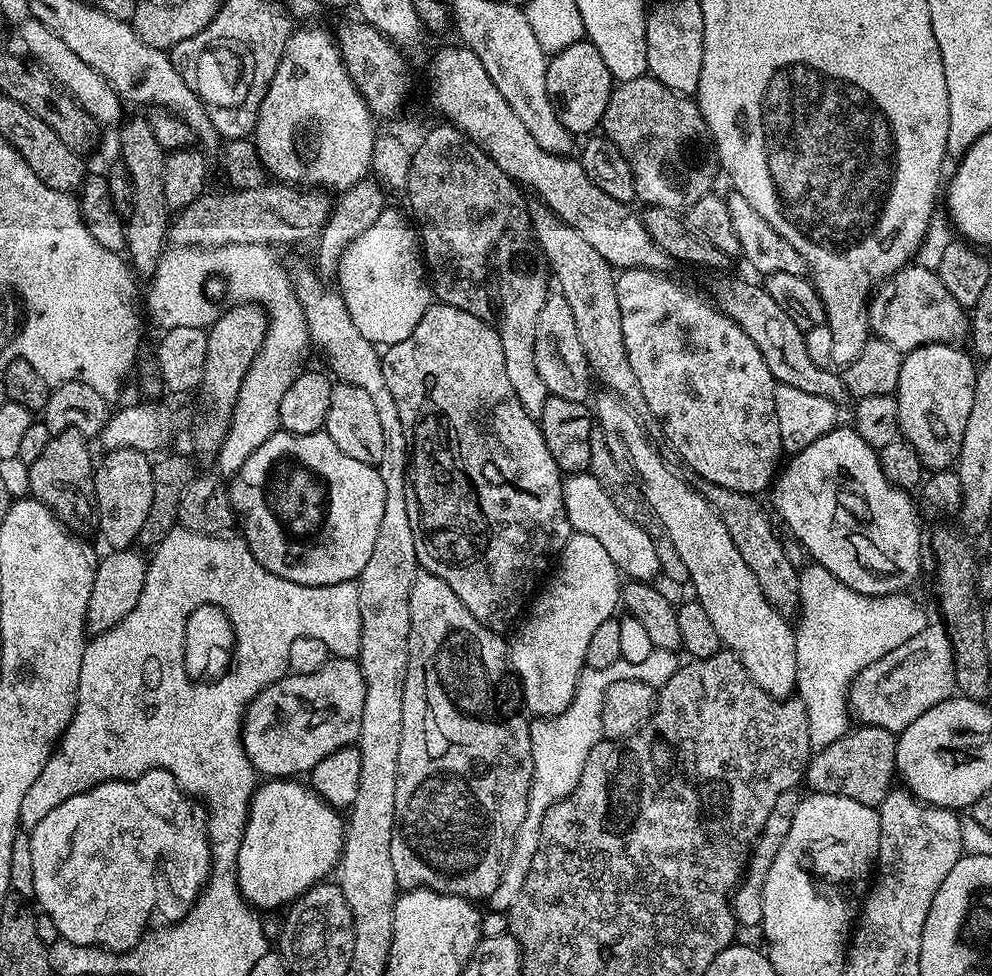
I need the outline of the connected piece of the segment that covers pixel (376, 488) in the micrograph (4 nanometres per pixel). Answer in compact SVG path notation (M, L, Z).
M277 430L270 438L266 438L266 442L262 442L262 446L258 446L258 450L254 450L254 454L250 454L246 458L246 462L242 462L235 472L236 477L233 478L232 484L230 480L226 488L228 502L236 514L239 527L244 527L242 539L247 544L249 552L254 554L254 558L263 568L270 570L270 574L306 586L326 586L347 580L355 581L359 577L366 562L370 562L370 553L374 551L374 538L378 538L378 526L382 526L382 510L386 502L386 490L382 486L379 467L366 462L358 462L347 454L342 454L342 450L338 450L338 446L334 446L334 438L330 438L328 433L323 430L314 434L294 434Z

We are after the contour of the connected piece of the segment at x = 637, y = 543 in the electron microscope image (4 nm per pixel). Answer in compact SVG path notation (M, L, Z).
M572 474L564 480L564 509L573 533L595 538L625 577L636 582L652 582L655 576L661 575L656 542L651 534L616 509L610 494L602 490L600 483L591 474Z

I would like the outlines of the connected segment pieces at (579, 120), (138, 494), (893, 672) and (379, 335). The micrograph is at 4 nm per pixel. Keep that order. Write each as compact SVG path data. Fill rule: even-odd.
M581 38L577 44L559 49L549 59L546 70L548 97L562 126L566 126L566 130L570 130L577 137L587 137L592 134L587 132L600 128L600 119L606 112L606 102L610 102L613 87L614 79L607 69L606 62L587 39Z
M115 448L109 451L104 461L94 468L92 487L94 489L94 520L100 523L100 536L112 550L128 550L140 539L142 522L146 522L146 514L150 510L150 498L154 498L154 475L152 464L147 455L136 448Z
M944 630L930 632L919 632L860 672L850 689L851 707L869 716L867 719L871 723L899 734L914 722L914 718L930 710L930 706L938 706L938 702L951 697L957 691L955 659L949 651L951 638Z
M383 209L372 225L361 231L360 240L355 239L346 246L336 269L338 291L346 302L354 326L367 341L377 346L388 347L405 341L432 303L431 285L421 249L418 247L418 234L415 227L410 222L409 224L396 209Z

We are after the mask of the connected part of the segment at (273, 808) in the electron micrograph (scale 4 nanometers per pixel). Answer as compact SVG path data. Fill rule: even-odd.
M272 778L257 789L248 812L248 825L239 853L234 857L234 868L242 896L249 904L261 910L274 910L278 904L291 905L307 888L317 883L320 871L327 864L334 864L341 855L341 844L346 835L343 823L336 824L337 809L329 807L309 787L292 778Z

